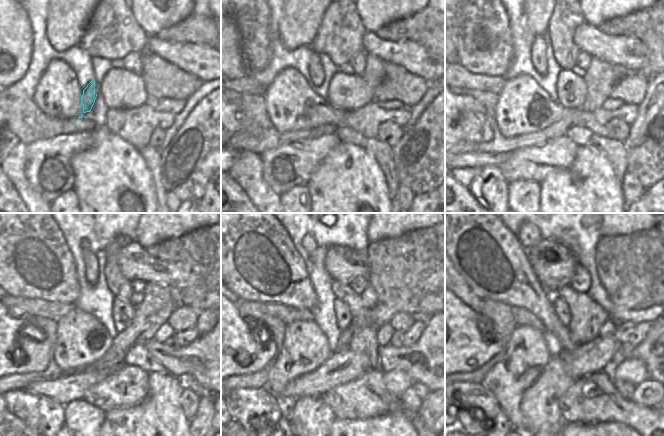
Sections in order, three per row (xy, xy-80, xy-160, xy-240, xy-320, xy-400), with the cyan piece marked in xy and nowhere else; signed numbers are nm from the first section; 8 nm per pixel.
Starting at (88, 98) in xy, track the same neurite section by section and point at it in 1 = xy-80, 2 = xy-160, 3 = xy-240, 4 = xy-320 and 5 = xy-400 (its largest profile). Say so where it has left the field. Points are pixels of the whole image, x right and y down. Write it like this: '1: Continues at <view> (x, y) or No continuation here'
1: Continues at xy-80 (316, 73)
2: Continues at xy-160 (538, 48)
3: Continues at xy-240 (91, 268)
4: Continues at xy-320 (308, 242)
5: Continues at xy-400 (528, 235).

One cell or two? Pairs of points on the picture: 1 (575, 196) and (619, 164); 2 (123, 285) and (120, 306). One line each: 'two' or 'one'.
1: two
2: two

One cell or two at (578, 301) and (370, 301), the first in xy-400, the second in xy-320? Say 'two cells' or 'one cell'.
two cells

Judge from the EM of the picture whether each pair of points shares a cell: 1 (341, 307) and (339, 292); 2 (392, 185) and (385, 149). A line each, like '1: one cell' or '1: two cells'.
1: two cells
2: one cell

